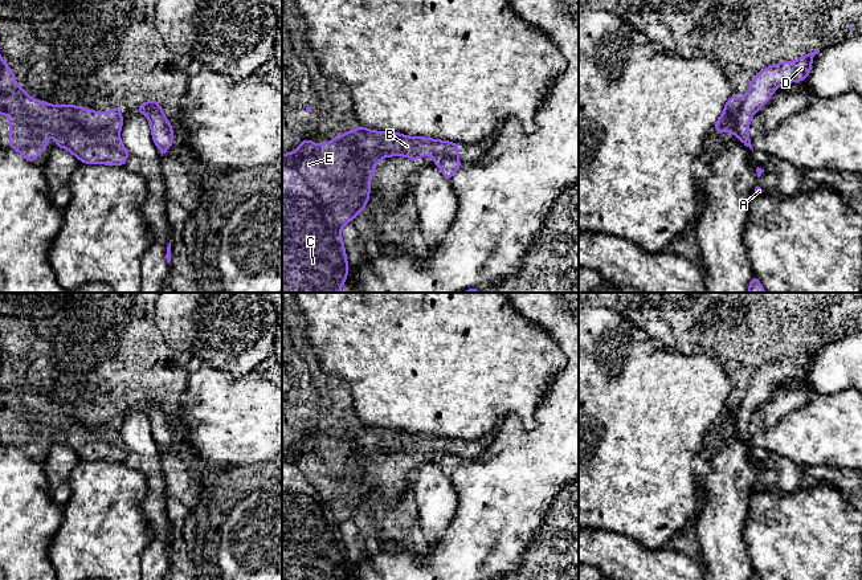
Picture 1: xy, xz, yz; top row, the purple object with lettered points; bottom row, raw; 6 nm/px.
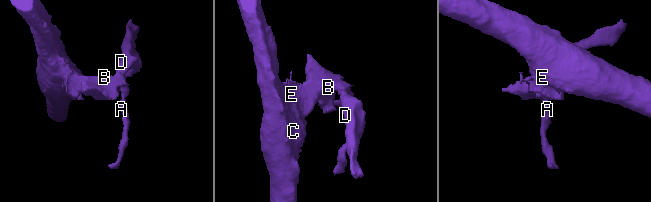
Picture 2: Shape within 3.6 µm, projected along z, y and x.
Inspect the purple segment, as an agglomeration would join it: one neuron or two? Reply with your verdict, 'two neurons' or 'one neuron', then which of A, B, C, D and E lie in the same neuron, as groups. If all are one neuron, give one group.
two neurons; A D / B C E

